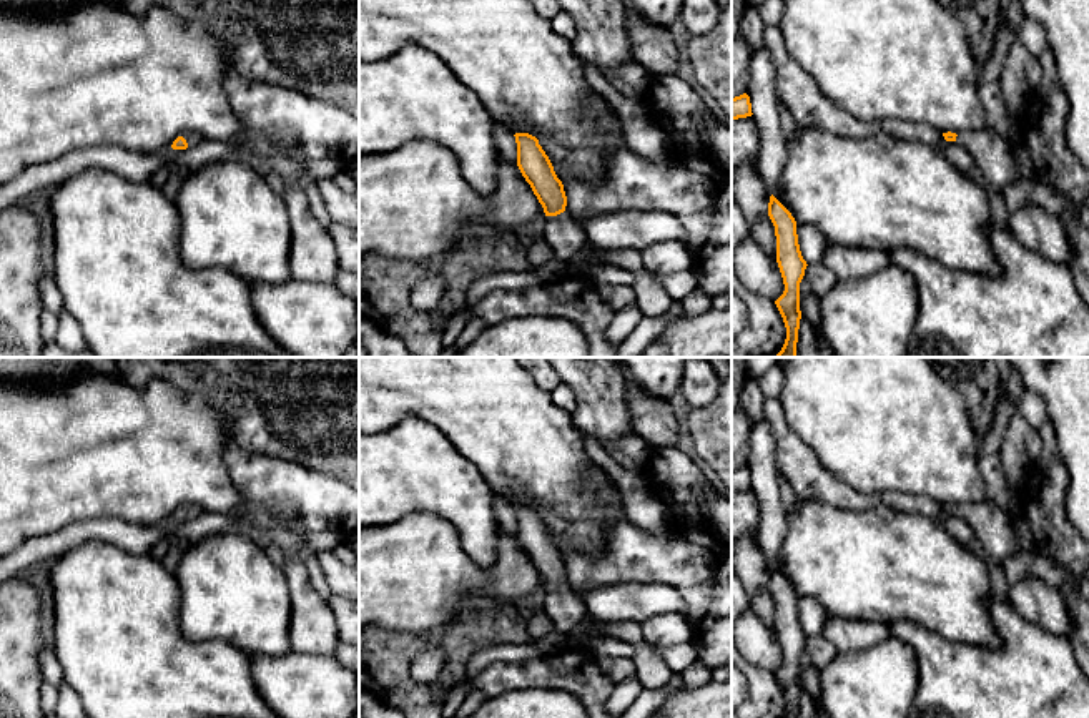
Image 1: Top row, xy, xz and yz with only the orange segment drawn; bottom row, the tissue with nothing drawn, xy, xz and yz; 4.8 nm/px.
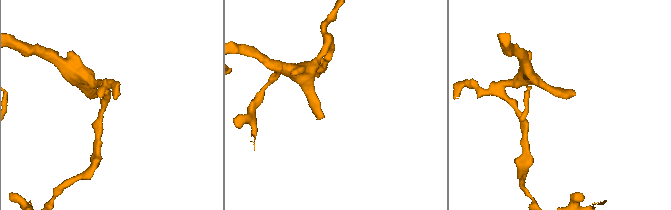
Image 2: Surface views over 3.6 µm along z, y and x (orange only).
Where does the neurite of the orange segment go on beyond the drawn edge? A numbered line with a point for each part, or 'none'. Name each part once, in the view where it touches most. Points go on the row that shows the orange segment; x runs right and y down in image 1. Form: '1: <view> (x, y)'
1: xz (562, 233)

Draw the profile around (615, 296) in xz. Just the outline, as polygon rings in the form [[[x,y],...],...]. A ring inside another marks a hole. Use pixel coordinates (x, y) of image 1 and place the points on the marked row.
[[[595,284],[595,291],[600,301],[615,312],[627,306],[637,304],[637,289],[632,286]]]

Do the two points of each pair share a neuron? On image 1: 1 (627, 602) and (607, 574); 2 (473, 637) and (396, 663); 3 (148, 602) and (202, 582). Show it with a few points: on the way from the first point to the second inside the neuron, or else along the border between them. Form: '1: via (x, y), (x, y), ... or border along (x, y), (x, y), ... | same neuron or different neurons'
1: border along (654, 584), (602, 584), (587, 589), (581, 595) | different neurons
2: via (454, 639), (433, 639), (414, 645) | same neuron
3: border along (173, 574), (178, 584), (178, 630) | different neurons

